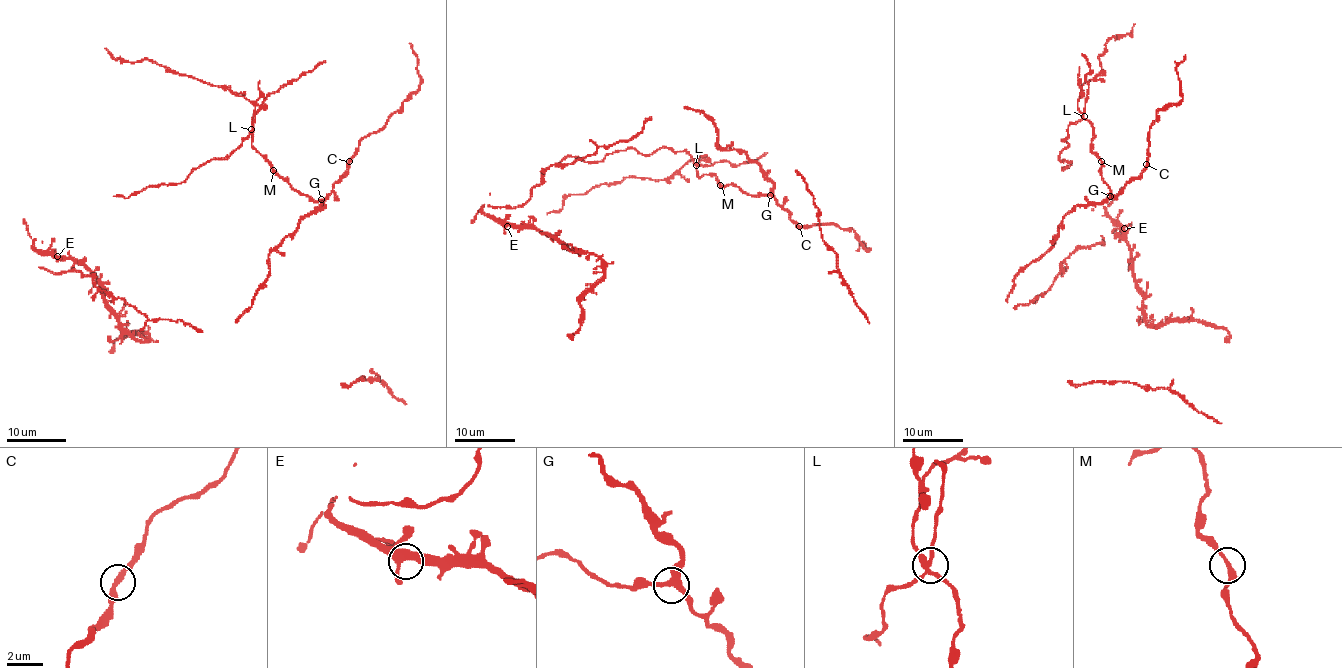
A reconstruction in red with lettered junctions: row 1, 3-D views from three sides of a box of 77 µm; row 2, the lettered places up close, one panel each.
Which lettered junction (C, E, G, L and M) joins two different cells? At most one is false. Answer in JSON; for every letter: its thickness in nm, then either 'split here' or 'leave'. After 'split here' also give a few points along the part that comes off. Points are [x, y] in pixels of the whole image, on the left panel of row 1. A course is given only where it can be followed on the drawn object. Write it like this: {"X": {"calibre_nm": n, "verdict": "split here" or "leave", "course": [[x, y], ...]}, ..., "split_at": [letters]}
{"C": {"calibre_nm": 280, "verdict": "leave"}, "E": {"calibre_nm": 420, "verdict": "leave"}, "G": {"calibre_nm": 280, "verdict": "leave"}, "L": {"calibre_nm": 260, "verdict": "split here", "course": [[252, 129], [230, 154], [199, 166], [182, 182], [146, 187], [127, 198], [113, 196]]}, "M": {"calibre_nm": 280, "verdict": "leave"}, "split_at": ["L"]}

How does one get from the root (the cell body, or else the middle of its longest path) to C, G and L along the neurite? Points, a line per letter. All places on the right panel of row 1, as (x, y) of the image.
C: (1009, 294), (1015, 275), (1052, 245), (1062, 218), (1077, 206), (1106, 203), (1146, 164)
G: (1009, 294), (1015, 275), (1052, 245), (1062, 218), (1077, 206), (1104, 203), (1110, 196)
L: (1009, 294), (1015, 275), (1052, 245), (1062, 218), (1077, 206), (1109, 198), (1092, 150), (1092, 126), (1083, 115)

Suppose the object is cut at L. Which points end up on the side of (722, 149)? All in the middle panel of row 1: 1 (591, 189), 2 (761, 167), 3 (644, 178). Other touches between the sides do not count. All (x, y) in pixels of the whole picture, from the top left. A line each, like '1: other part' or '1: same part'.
1: same part
2: same part
3: same part

